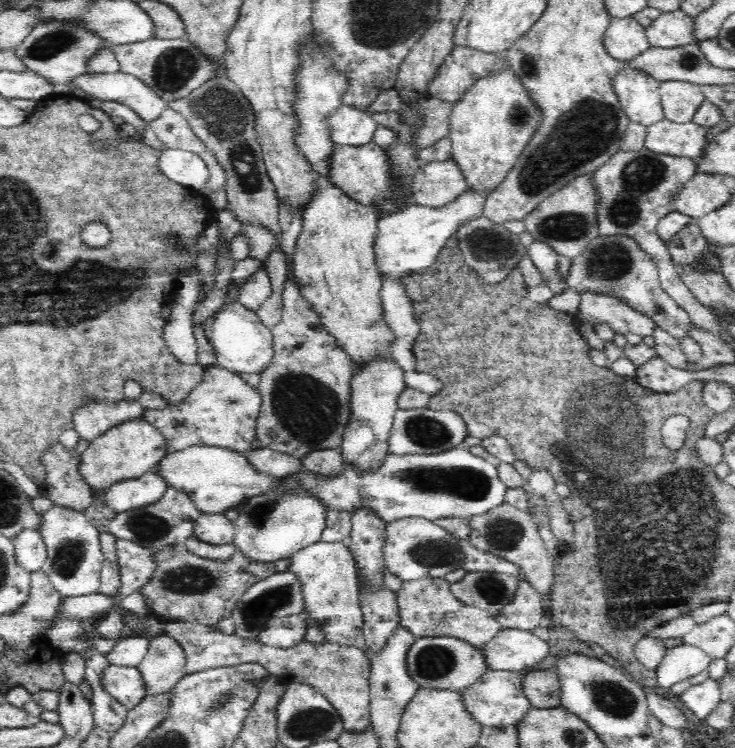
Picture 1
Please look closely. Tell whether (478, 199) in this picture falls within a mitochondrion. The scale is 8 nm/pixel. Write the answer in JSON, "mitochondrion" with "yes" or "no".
{"mitochondrion":"no"}

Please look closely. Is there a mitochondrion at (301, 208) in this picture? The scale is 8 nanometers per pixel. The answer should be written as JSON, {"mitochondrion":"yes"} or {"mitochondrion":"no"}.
{"mitochondrion":"no"}

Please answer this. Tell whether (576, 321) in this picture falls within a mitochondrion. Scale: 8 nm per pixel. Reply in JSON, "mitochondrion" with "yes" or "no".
{"mitochondrion":"no"}

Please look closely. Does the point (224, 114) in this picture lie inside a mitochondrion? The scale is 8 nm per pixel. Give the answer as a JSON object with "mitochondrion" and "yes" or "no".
{"mitochondrion":"yes"}

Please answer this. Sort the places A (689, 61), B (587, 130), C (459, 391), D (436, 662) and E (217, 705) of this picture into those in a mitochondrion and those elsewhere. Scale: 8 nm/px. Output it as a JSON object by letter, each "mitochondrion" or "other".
{"A":"other","B":"mitochondrion","C":"other","D":"mitochondrion","E":"mitochondrion"}

